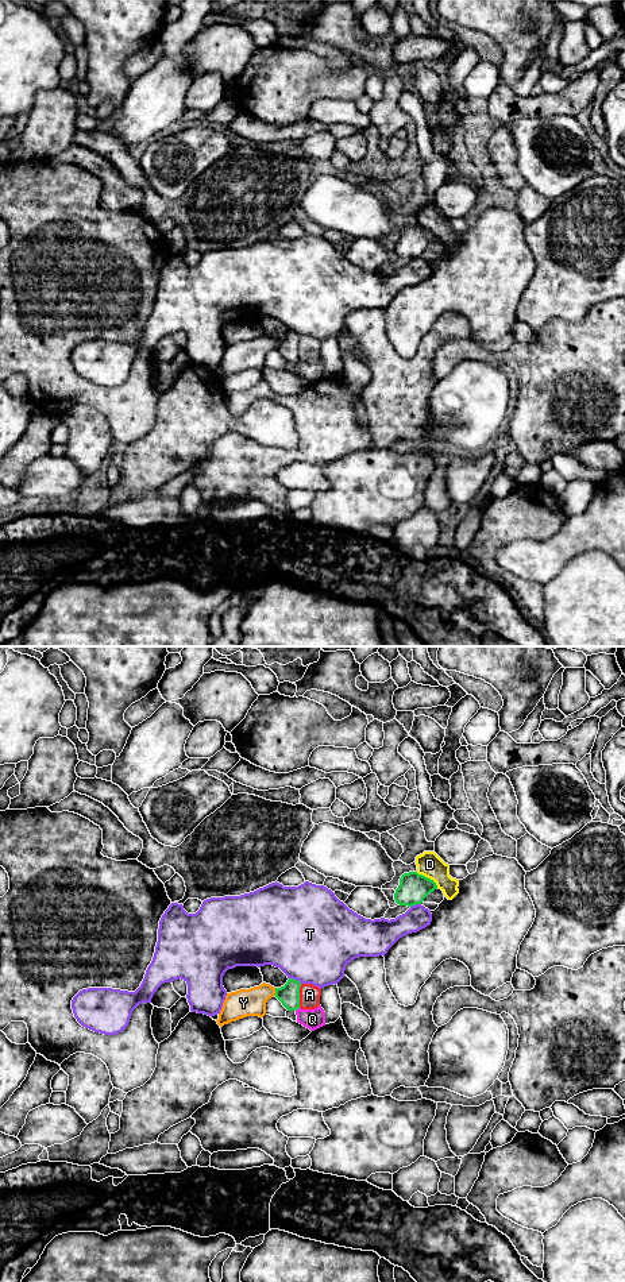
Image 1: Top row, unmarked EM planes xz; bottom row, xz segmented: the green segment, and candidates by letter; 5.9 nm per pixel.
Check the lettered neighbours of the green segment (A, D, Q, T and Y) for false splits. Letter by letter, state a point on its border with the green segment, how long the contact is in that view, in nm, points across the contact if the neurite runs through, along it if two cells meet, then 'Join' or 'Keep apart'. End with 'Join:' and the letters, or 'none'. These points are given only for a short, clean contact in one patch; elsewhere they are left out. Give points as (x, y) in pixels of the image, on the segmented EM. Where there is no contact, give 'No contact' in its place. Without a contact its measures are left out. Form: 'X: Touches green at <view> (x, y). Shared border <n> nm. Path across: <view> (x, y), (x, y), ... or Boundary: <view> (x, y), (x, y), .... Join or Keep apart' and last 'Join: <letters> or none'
A: Touches green at xz (299, 996). Shared border 140 nm. Boundary: xz (301, 984), (299, 1007). Keep apart
D: Touches green at xz (427, 877). Shared border 160 nm. Keep apart
Q: Touches green at xz (297, 1008). Shared border 40 nm. Keep apart
T: Touches green at xz (296, 980). Shared border 90 nm. Keep apart
Y: Touches green at xz (276, 992). Shared border 50 nm. Path across: xz (289, 995), (276, 992), (243, 1003). Join
Join: Y

